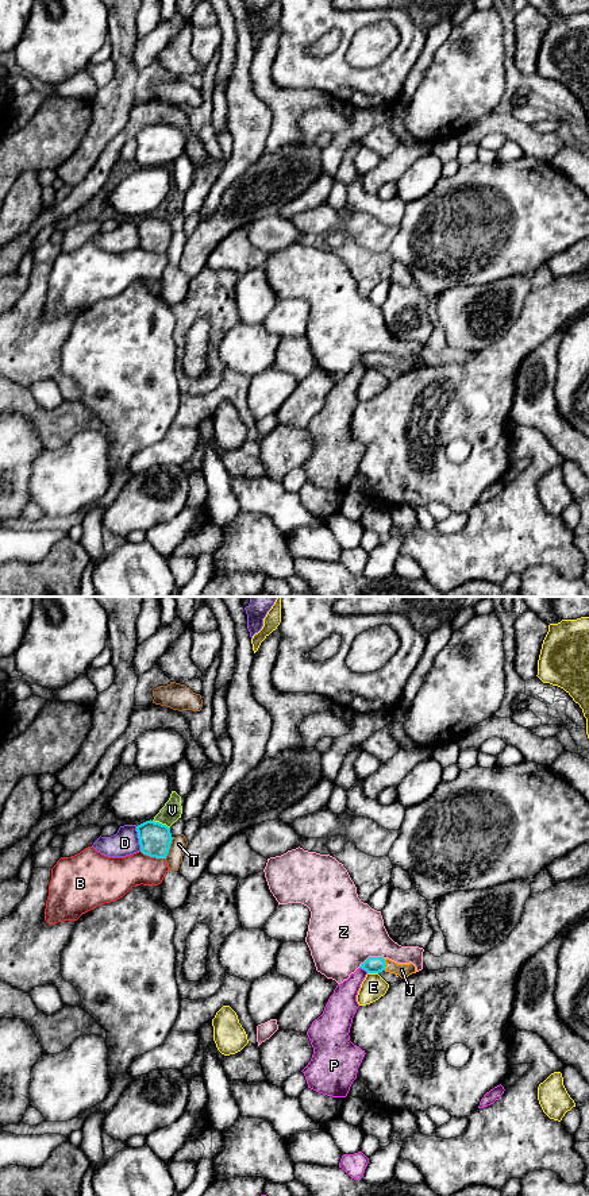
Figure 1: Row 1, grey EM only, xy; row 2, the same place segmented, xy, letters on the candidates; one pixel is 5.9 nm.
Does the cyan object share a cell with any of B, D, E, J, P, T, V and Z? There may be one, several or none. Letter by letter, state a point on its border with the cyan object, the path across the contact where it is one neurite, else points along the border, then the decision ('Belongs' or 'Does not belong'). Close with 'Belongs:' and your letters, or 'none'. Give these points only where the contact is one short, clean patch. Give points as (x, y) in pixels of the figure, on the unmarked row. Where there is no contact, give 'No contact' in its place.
B: Touches cyan at xy (151, 251). Does not belong
D: Touches cyan at xy (138, 232). Does not belong
E: Touches cyan at xy (373, 367). Does not belong
J: Touches cyan at xy (385, 359). Path across: xy (373, 359), (385, 359), (401, 365). Belongs
P: Touches cyan at xy (364, 363). Does not belong
T: Touches cyan at xy (169, 243). Does not belong
V: Touches cyan at xy (161, 219). Boundary: xy (153, 215), (169, 223). Does not belong
Z: Touches cyan at xy (370, 352). Does not belong
Belongs: J

